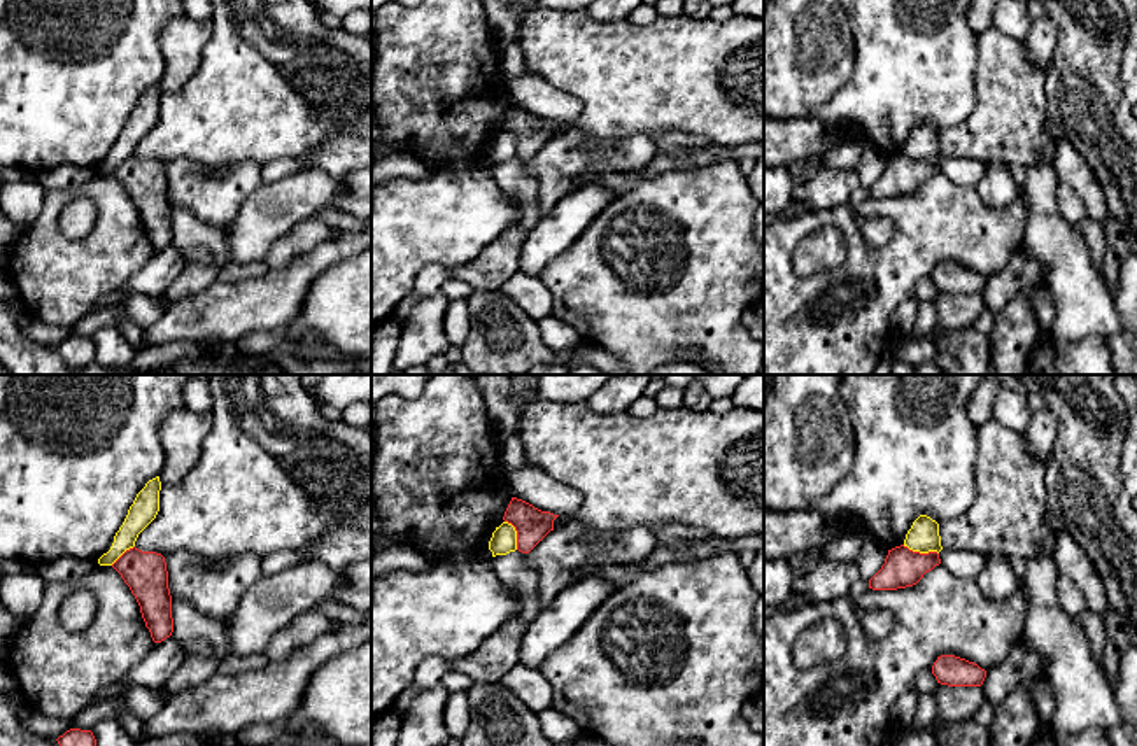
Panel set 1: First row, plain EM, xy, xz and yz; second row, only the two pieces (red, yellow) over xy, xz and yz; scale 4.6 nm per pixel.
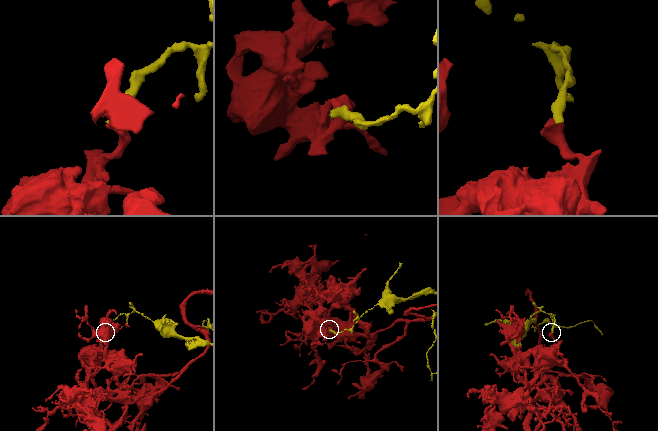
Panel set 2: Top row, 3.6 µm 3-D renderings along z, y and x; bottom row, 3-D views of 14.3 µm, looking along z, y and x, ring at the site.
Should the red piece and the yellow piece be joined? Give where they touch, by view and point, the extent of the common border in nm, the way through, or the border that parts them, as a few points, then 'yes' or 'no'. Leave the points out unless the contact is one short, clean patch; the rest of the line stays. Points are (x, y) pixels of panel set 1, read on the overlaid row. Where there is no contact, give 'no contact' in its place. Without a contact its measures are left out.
yz (918, 552) | 170 nm | along yz (903, 545), (938, 554) | no

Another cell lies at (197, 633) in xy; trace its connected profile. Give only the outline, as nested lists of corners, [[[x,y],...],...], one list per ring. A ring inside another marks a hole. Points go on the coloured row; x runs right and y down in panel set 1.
[[[172,599],[172,636],[189,653],[207,655],[214,660],[221,660],[230,655],[228,630],[221,620],[208,618],[194,606]]]

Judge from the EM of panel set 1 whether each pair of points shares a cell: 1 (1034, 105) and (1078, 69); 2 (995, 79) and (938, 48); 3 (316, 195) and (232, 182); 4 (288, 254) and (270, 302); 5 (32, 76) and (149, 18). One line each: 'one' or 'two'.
1: two
2: two
3: two
4: two
5: one

